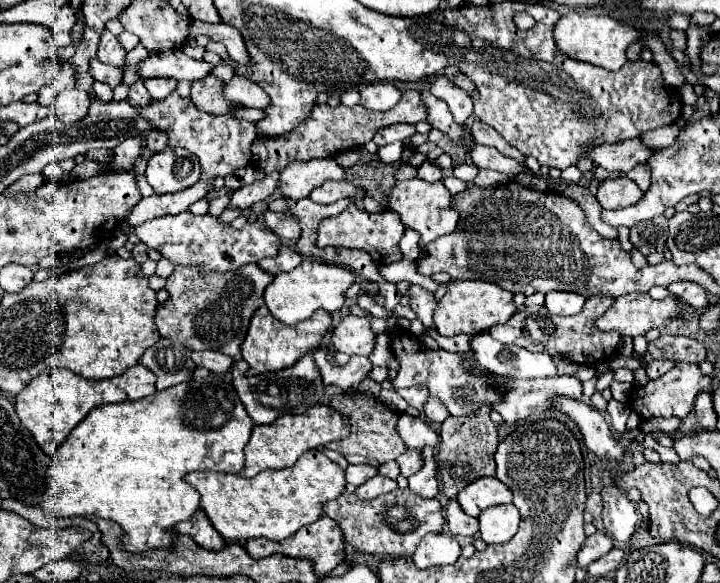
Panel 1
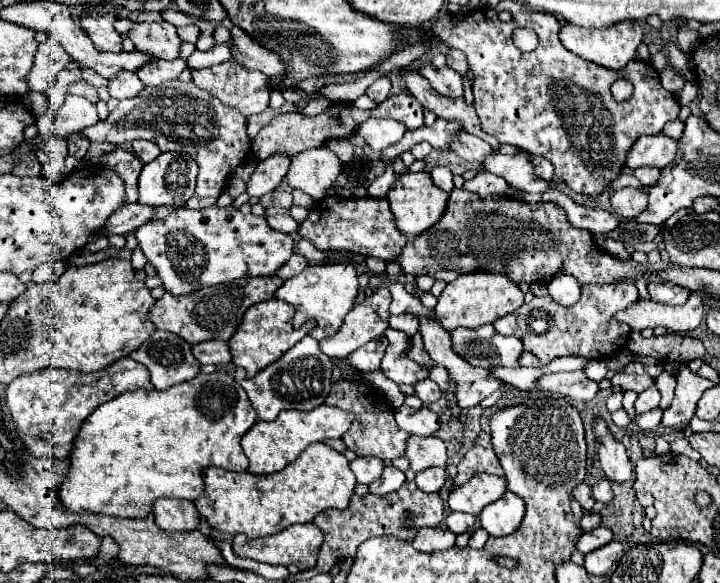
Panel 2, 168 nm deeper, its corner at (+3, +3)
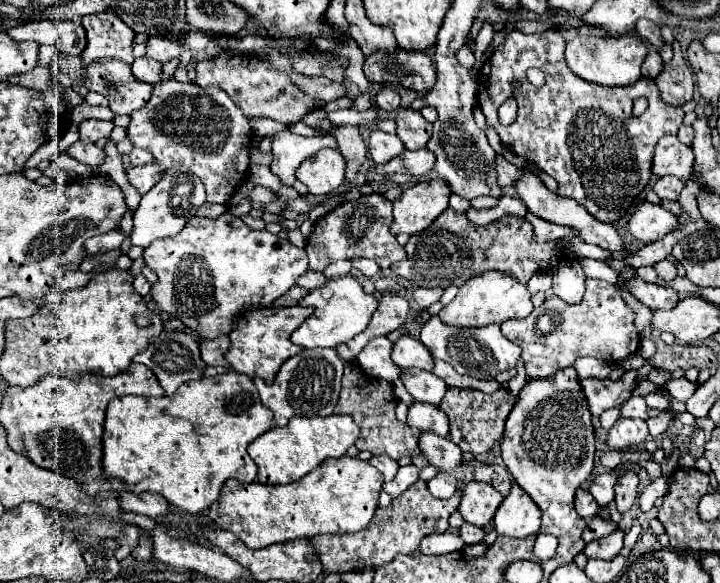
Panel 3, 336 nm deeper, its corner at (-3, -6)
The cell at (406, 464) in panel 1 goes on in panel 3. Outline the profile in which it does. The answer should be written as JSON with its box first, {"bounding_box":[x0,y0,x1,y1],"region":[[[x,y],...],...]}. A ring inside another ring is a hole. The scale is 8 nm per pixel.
{"bounding_box":[420,432,462,472],"region":[[[424,432],[420,436],[420,450],[428,458],[428,462],[444,472],[454,470],[462,462],[462,450],[452,440],[442,438],[432,432]]]}

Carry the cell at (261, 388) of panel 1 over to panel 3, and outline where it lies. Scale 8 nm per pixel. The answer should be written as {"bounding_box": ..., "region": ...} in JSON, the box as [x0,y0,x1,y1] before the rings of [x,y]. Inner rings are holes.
{"bounding_box":[254,348,344,426],"region":[[[314,348],[288,358],[288,362],[284,362],[272,386],[266,386],[262,380],[254,380],[254,384],[260,392],[262,404],[274,412],[276,426],[286,426],[288,420],[296,414],[308,418],[330,416],[334,412],[342,388],[340,386],[342,372],[344,372],[344,364],[334,348],[324,348],[324,350]]]}

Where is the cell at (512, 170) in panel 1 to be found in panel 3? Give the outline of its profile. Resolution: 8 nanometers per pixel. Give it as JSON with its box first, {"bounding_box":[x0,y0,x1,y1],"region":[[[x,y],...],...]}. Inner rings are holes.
{"bounding_box":[516,172,626,252],"region":[[[524,172],[524,176],[516,182],[516,190],[520,194],[520,200],[526,204],[528,212],[536,214],[538,218],[546,220],[546,222],[552,222],[552,224],[560,224],[560,226],[566,226],[566,228],[572,228],[578,232],[578,238],[588,242],[588,244],[596,244],[608,252],[624,252],[626,246],[622,244],[622,238],[620,234],[616,232],[616,228],[612,224],[604,224],[604,222],[598,222],[594,216],[590,216],[584,206],[580,206],[576,200],[568,200],[568,198],[560,198],[556,194],[552,194],[538,178],[534,172]]]}

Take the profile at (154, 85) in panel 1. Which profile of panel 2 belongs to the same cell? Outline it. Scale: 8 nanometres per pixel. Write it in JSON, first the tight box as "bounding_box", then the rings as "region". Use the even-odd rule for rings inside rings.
{"bounding_box":[136,59,186,85],"region":[[[158,59],[158,61],[152,61],[150,65],[144,65],[140,71],[136,71],[136,75],[140,77],[140,81],[144,85],[162,85],[170,79],[178,79],[178,75],[182,73],[182,69],[186,69],[186,63],[184,59],[174,59],[174,61],[164,61],[164,59]]]}

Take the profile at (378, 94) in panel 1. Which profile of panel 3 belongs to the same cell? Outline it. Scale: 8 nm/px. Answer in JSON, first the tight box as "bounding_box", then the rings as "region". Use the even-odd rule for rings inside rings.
{"bounding_box":[376,86,400,112],"region":[[[386,86],[386,88],[382,88],[382,90],[378,92],[378,96],[376,96],[376,106],[378,106],[380,110],[386,110],[386,112],[398,110],[398,108],[400,108],[400,94],[398,94],[394,88]]]}

